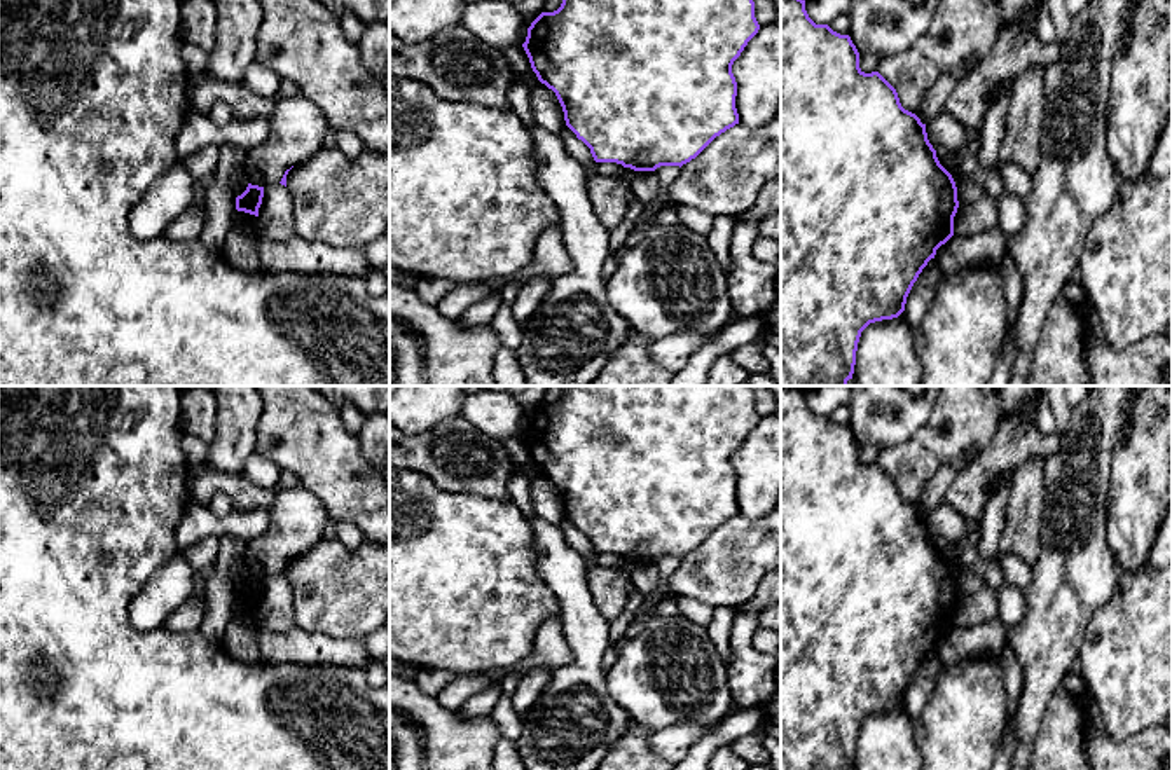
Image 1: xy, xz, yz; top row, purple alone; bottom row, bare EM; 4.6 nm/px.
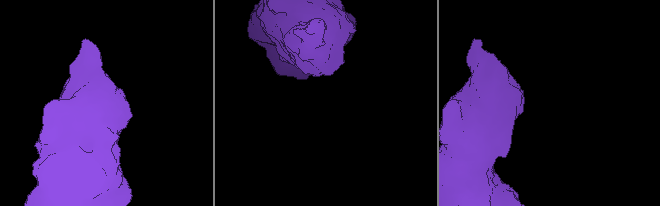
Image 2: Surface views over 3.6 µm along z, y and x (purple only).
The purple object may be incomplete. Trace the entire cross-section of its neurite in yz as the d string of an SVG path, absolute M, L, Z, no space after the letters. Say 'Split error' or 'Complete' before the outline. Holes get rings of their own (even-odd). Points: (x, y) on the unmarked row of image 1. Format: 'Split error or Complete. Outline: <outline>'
Complete. Outline: M781 386L781 770L852 770L861 723L875 712L898 709L922 660L936 641L954 627L957 578L940 555L927 531L926 515L905 501L896 480L879 464L859 459L859 443L849 426L816 416L805 391Z

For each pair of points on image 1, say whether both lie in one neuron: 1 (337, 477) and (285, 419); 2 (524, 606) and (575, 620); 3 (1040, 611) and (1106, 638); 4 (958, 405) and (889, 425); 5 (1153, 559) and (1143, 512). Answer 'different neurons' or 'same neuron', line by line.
1: same neuron
2: different neurons
3: different neurons
4: different neurons
5: different neurons

